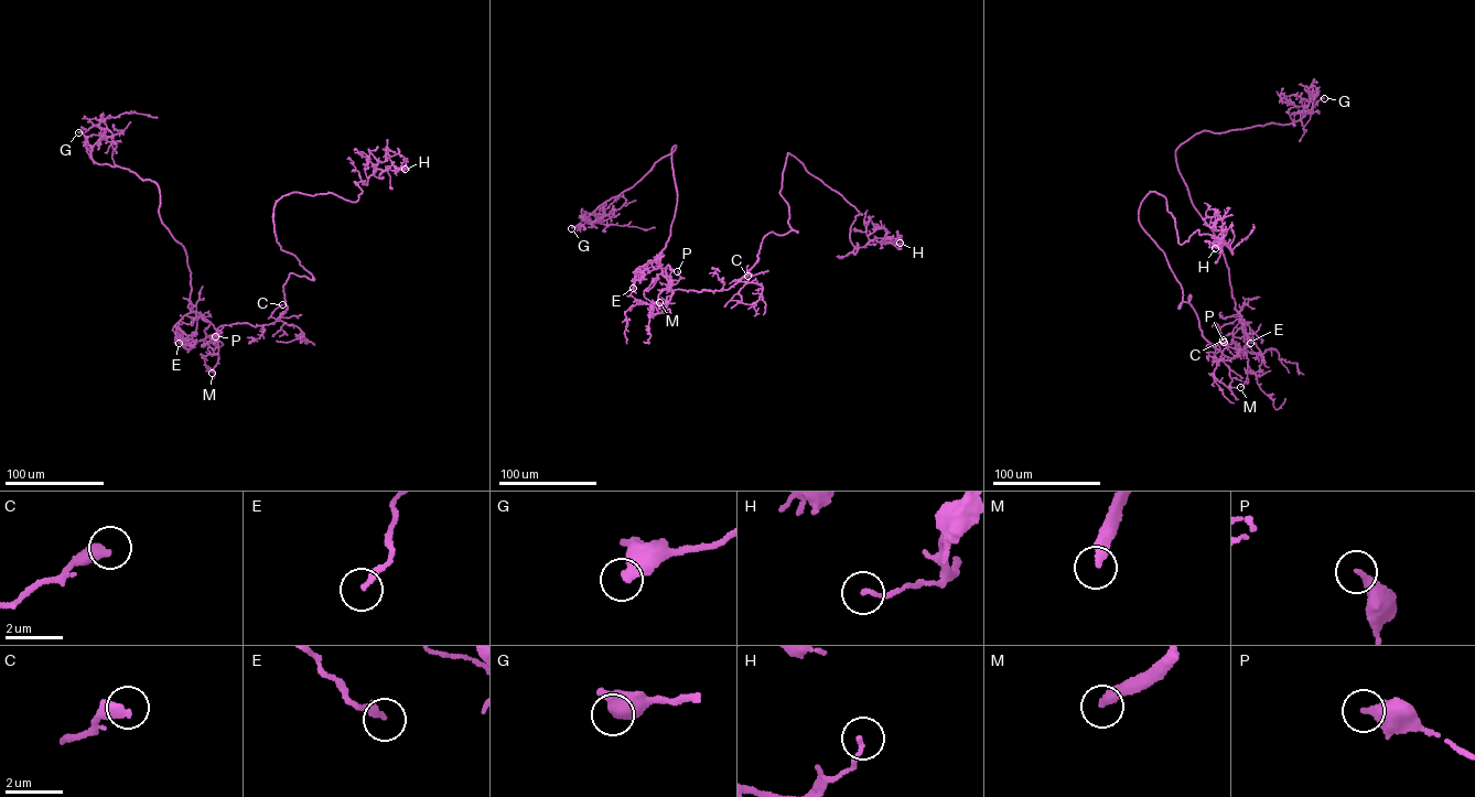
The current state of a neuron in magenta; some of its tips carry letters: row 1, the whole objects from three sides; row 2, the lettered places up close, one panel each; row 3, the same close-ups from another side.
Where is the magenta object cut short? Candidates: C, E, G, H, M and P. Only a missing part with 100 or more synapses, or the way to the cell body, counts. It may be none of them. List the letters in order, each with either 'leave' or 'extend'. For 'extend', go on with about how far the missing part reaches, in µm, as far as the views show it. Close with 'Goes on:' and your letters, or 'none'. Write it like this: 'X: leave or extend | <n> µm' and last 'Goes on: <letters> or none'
C: leave
E: leave
G: leave
H: leave
M: extend | 90 µm
P: leave
Goes on: M

